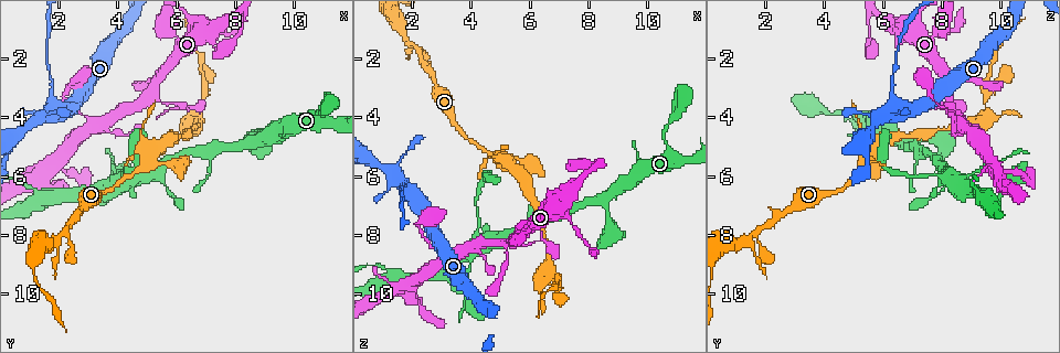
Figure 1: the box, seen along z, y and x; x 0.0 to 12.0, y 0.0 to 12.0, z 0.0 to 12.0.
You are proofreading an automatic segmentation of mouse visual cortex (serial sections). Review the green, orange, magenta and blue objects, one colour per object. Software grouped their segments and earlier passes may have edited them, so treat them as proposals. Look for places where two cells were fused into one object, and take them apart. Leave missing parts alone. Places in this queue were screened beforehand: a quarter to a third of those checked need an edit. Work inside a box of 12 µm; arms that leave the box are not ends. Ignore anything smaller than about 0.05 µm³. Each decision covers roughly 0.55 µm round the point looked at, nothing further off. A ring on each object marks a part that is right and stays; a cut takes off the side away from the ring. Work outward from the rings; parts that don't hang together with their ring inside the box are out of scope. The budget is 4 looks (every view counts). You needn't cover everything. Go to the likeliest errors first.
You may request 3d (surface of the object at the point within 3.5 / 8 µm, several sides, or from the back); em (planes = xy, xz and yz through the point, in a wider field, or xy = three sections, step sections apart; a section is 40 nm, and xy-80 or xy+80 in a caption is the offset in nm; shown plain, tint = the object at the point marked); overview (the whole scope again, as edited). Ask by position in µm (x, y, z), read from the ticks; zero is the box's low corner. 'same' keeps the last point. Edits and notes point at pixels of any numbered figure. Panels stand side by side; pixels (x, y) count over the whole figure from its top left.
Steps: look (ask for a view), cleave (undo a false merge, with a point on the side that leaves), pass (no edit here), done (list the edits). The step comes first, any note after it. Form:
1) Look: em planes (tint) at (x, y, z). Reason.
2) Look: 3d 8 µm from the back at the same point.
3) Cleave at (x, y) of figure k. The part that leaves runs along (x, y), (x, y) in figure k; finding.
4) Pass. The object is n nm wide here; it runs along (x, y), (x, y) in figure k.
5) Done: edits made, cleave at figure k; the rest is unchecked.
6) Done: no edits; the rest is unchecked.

Look: 3d 3.5 µm at (2.3, 8.0, 1.8).

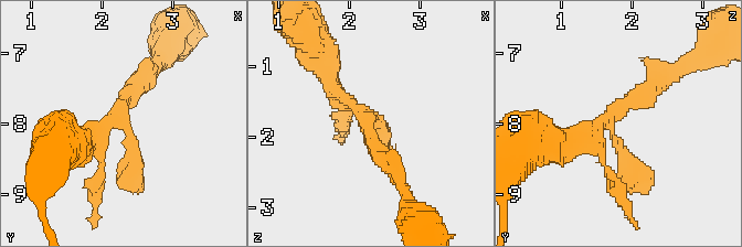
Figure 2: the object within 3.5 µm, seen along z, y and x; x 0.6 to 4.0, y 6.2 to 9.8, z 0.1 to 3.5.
Look: em xy step 3 (tint) at (2.25, 7.90, 1.70).

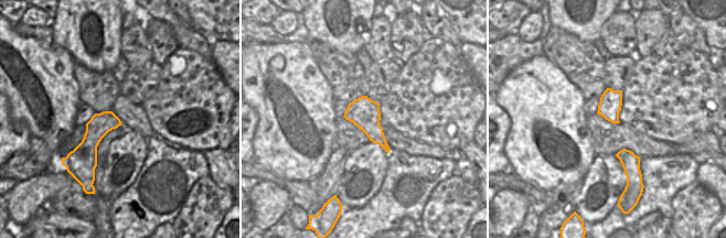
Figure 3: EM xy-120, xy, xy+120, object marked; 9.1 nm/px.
Pass. It runs along (393, 167), (325, 65) in figure 2; continuous, no second cell.

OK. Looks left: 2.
Look: em xy step 5 (tint) at (1.7, 3.3, 6.4). Three-way junction.

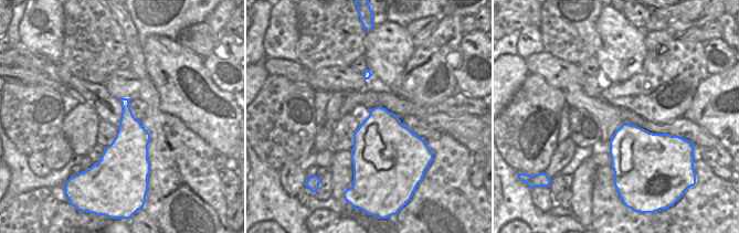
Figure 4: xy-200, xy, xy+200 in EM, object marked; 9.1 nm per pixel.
Look: 3d 3.5 µm at the same point.

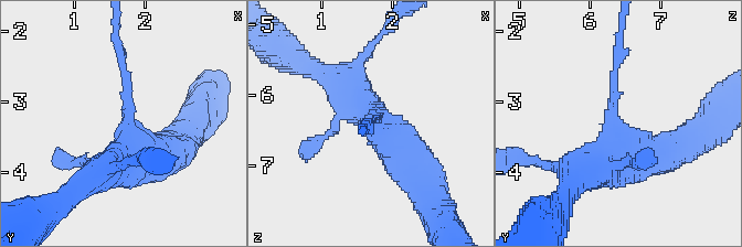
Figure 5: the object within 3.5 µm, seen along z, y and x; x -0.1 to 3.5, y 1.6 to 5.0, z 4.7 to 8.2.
Pass. 3 arms meet here; the arms are 100, 500, 500 nm wide; it runs along (422, 184), (409, 156), (337, 82) in figure 5; all the same cell.

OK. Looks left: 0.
Done: no edits; the rest is unchecked.

